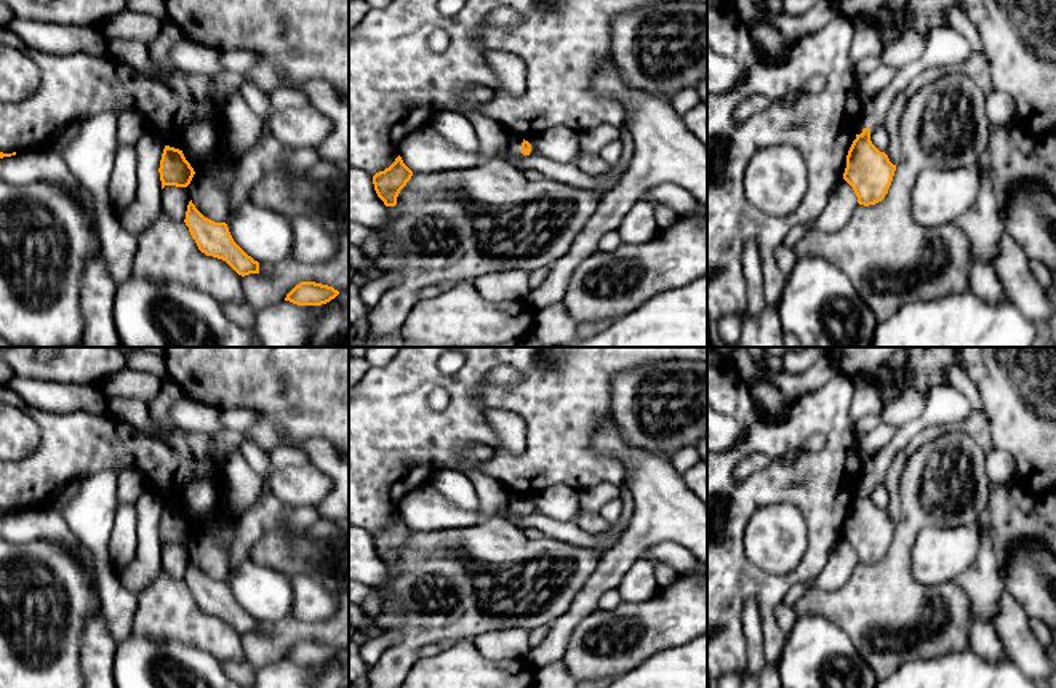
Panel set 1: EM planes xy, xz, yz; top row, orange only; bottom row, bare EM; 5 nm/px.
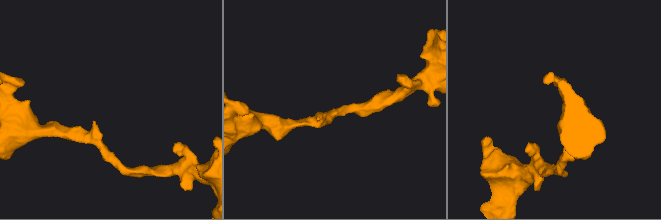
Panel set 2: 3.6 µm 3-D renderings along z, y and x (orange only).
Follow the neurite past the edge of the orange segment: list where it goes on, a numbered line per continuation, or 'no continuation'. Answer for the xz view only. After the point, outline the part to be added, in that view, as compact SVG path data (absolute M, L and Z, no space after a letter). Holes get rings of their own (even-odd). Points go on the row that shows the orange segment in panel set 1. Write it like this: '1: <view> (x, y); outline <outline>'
1: xz (516, 144); outline M512 138L510 144L509 144L509 150L512 154L514 158L520 160L525 158L526 155L522 154L522 142L528 141L531 144L531 154L536 152L536 144L534 144L534 138Z

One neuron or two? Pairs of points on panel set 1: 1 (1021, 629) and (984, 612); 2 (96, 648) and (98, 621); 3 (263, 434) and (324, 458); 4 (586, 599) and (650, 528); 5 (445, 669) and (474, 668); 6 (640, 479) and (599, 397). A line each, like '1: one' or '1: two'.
1: two
2: one
3: two
4: one
5: one
6: two

